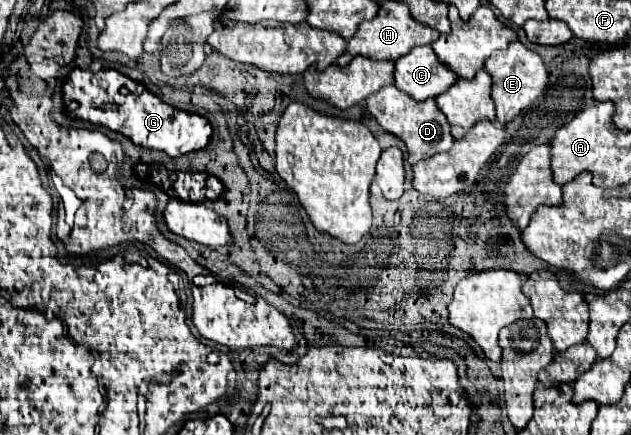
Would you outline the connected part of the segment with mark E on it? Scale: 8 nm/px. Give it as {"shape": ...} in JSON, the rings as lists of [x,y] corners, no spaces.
{"shape":[[[510,42],[508,48],[494,52],[484,66],[492,76],[492,100],[496,104],[496,118],[498,122],[506,124],[514,120],[522,110],[534,104],[538,96],[546,92],[548,86],[548,70],[544,66],[544,60],[534,50],[526,48],[522,42]]]}

